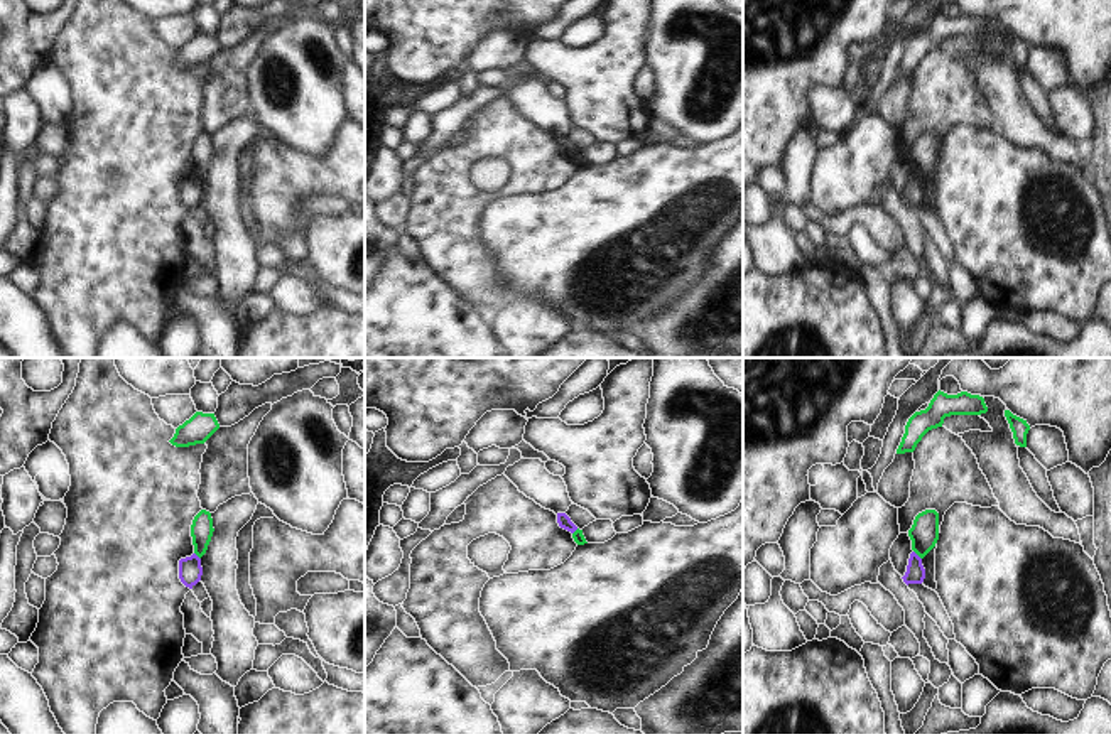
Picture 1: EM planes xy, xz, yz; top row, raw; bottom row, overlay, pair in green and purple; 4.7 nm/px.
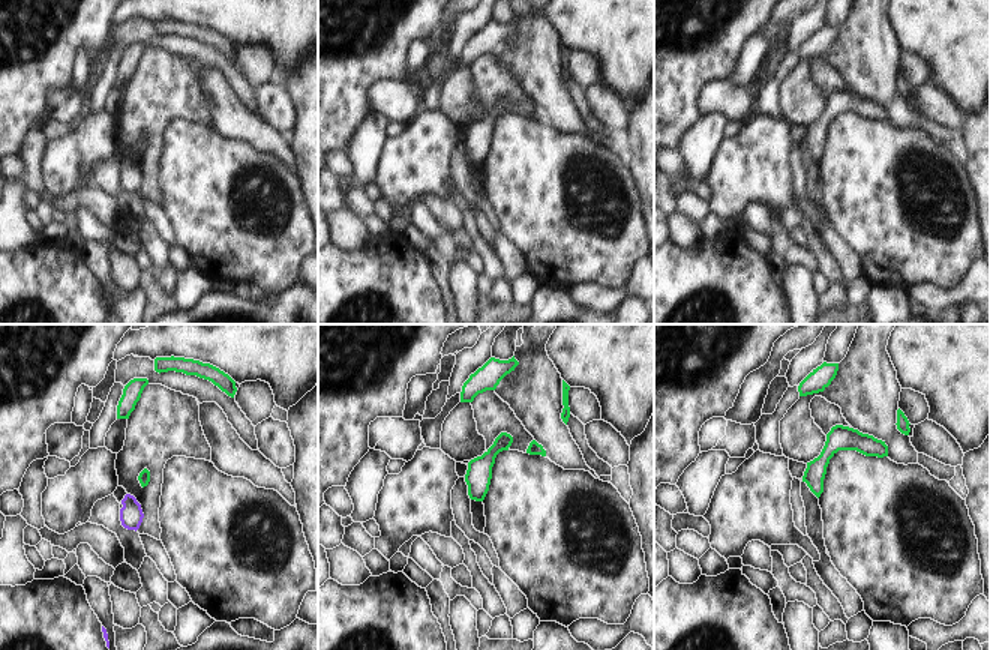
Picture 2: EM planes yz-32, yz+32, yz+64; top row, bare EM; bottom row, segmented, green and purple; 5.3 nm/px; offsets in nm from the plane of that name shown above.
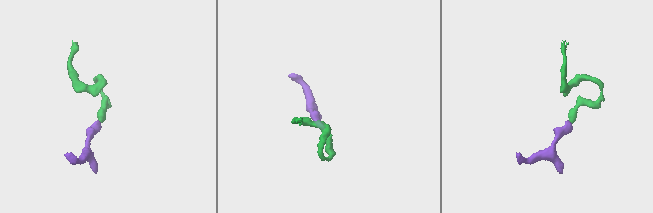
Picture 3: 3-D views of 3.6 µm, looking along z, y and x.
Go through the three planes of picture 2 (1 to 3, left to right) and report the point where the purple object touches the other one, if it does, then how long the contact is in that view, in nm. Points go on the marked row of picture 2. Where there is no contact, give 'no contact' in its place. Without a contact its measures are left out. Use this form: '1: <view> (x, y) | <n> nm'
1: no contact
2: no contact
3: no contact

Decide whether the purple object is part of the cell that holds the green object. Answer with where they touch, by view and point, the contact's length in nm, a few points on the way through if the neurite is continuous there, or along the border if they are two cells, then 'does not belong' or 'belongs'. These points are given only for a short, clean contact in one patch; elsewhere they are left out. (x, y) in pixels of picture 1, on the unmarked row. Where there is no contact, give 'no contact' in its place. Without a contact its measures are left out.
contact yz (917, 176); length 60 nm; border yz (914, 172), (921, 181); does not belong

